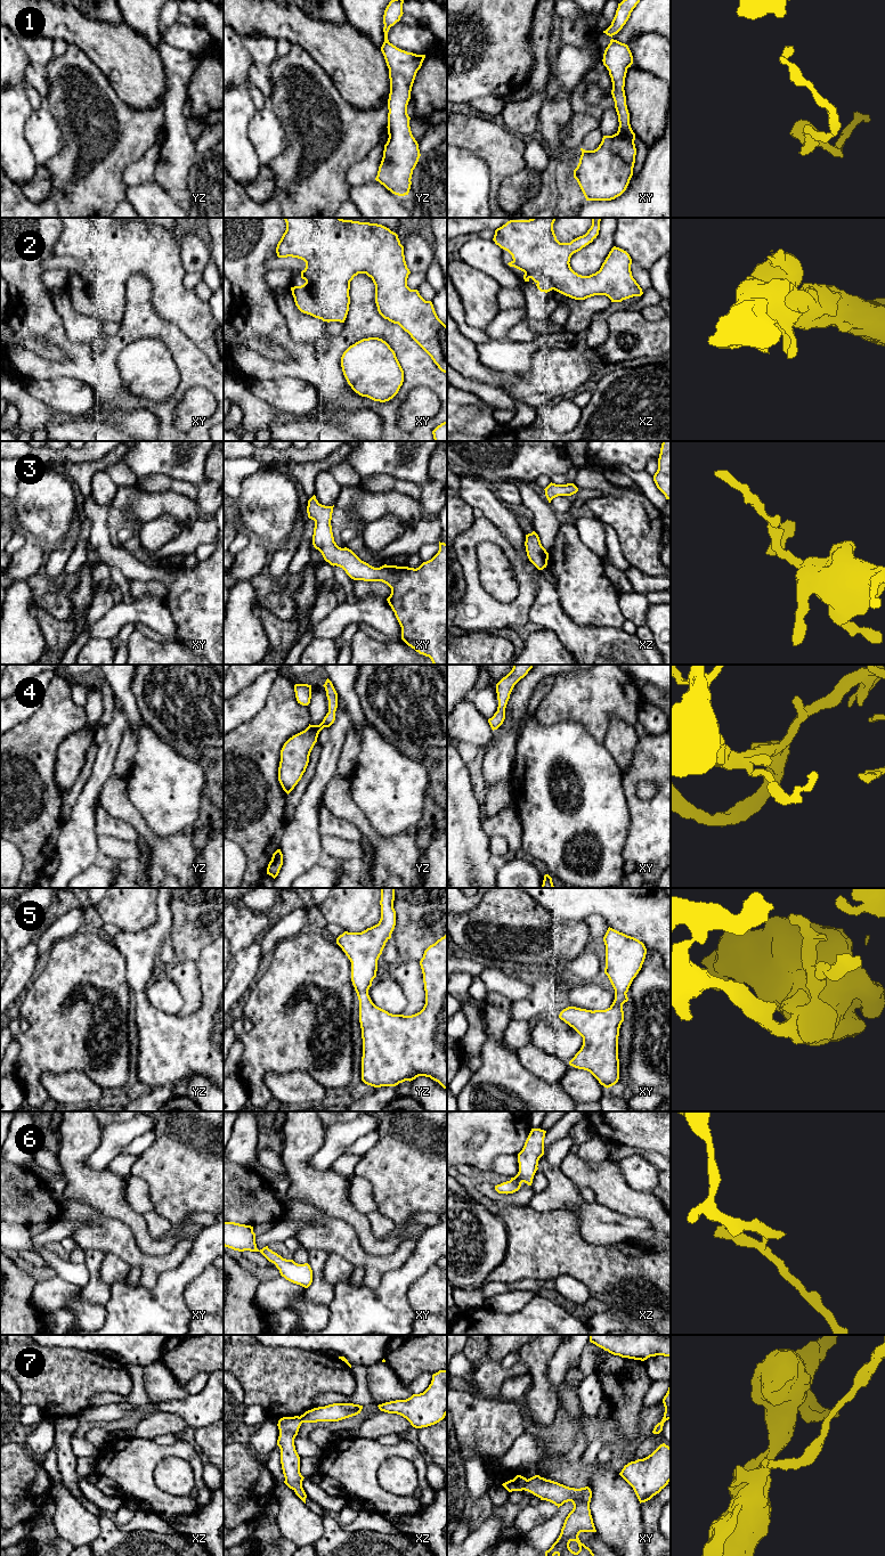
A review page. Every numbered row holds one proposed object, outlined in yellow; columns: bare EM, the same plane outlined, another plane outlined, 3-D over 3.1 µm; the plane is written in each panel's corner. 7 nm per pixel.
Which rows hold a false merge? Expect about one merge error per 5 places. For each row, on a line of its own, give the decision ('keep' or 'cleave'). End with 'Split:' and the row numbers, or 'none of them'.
1: keep
2: keep
3: keep
4: keep
5: keep
6: keep
7: cleave
Split: 7

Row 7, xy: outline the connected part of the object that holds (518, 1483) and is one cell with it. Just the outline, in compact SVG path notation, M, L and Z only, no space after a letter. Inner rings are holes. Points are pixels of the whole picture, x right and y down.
M517 1475L513 1480L510 1480L505 1483L503 1483L502 1485L509 1491L522 1491L525 1489L525 1485L527 1483L527 1478L521 1476L521 1475Z

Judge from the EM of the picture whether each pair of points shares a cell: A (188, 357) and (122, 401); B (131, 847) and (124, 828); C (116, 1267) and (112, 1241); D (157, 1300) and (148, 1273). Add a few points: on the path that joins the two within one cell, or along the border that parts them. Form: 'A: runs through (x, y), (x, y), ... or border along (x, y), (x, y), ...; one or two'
A: runs through (188, 380), (167, 406), (145, 404); one
B: border along (104, 836), (136, 842); two
C: border along (107, 1252), (119, 1255), (131, 1268); two
D: border along (173, 1269), (165, 1270), (151, 1287), (139, 1285); two

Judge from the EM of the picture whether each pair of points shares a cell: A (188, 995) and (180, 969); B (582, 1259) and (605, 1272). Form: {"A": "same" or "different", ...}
{"A": "same", "B": "same"}

